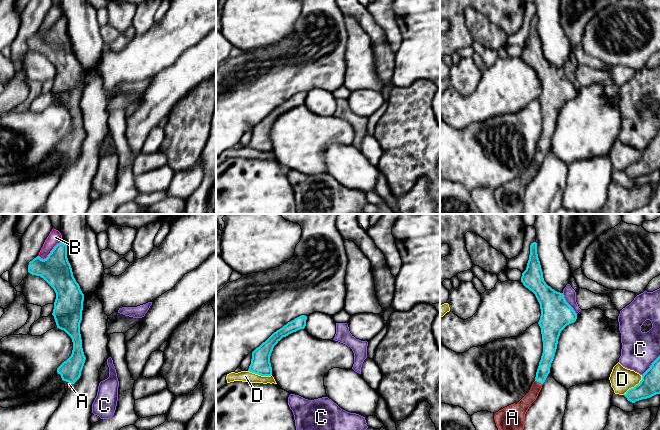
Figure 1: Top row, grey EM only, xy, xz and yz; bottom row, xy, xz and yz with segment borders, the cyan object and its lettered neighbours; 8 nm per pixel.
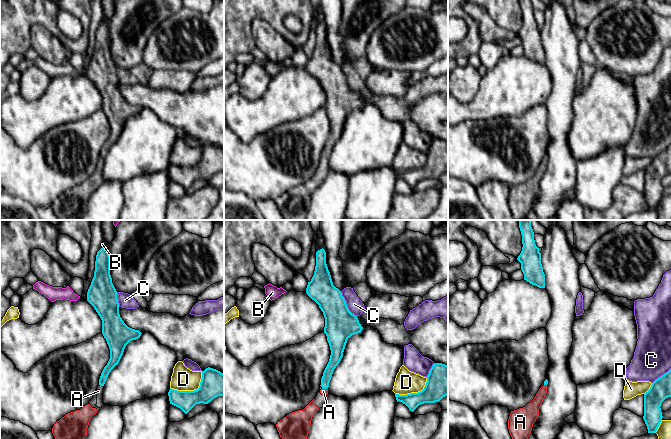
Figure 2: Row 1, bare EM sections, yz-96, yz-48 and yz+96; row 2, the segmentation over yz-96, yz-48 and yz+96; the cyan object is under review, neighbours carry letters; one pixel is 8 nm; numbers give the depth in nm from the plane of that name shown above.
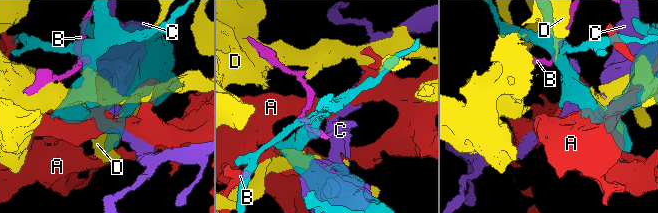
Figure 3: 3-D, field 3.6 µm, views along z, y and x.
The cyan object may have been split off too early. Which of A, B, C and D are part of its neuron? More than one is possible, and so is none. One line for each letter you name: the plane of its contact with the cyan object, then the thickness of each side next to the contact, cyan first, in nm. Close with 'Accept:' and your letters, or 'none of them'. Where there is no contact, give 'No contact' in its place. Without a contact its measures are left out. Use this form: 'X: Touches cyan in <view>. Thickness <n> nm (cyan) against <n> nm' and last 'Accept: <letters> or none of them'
A: Touches cyan in yz. Thickness 100 nm (cyan) against 100 nm
Accept: A

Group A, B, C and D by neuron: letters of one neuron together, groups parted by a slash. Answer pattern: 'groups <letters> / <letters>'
groups A / B / C / D

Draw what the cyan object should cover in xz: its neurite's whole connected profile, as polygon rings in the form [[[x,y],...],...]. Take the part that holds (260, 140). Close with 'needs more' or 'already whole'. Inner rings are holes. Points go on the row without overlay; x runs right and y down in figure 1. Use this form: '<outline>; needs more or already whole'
[[[301,91],[274,108],[265,118],[252,128],[251,140],[248,147],[261,152],[271,152],[272,143],[270,132],[274,122],[283,113],[286,113],[300,105],[304,105],[306,102],[306,96],[307,92]]]; already whole

